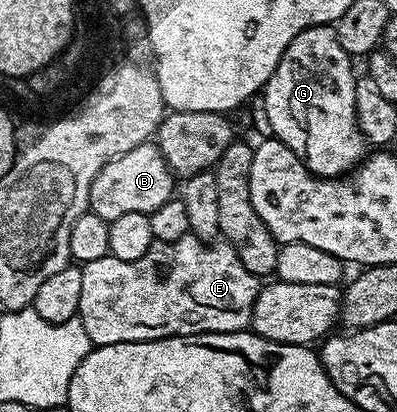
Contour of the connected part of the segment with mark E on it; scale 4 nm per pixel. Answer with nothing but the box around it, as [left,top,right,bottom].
[78,235,261,346]

